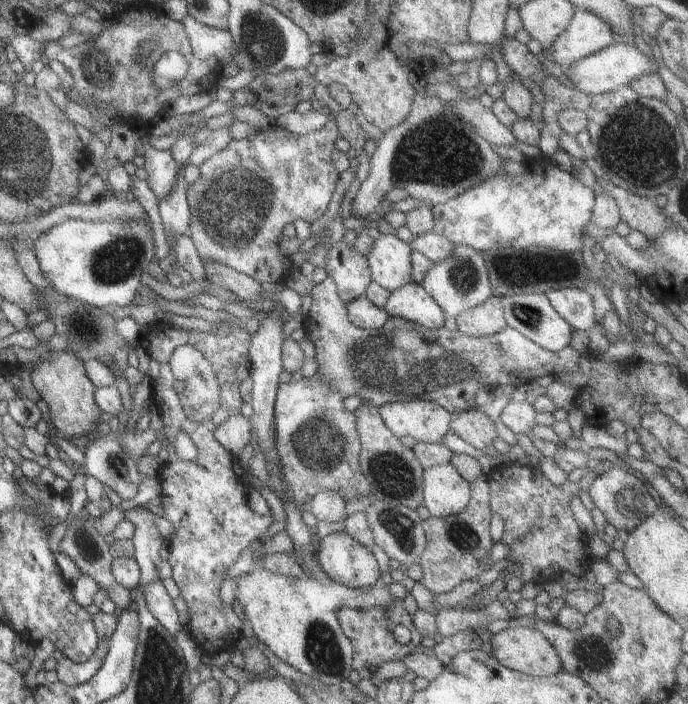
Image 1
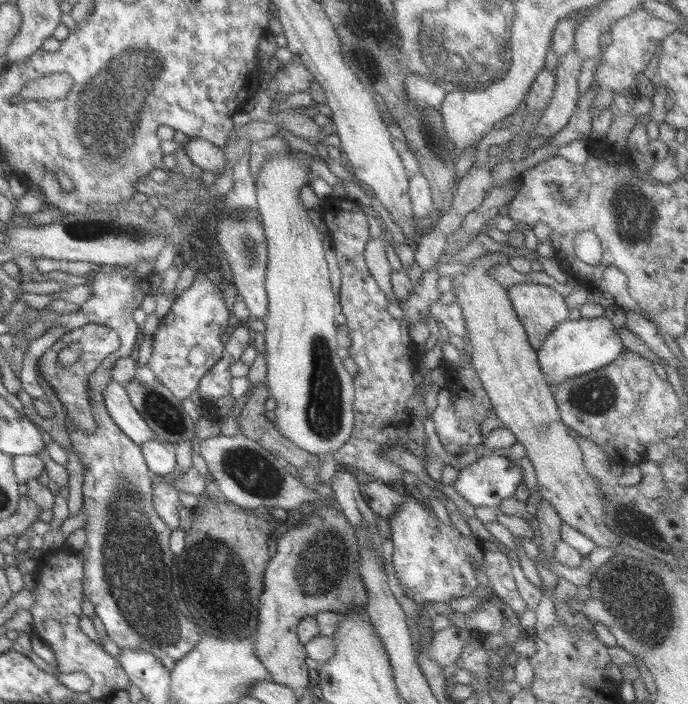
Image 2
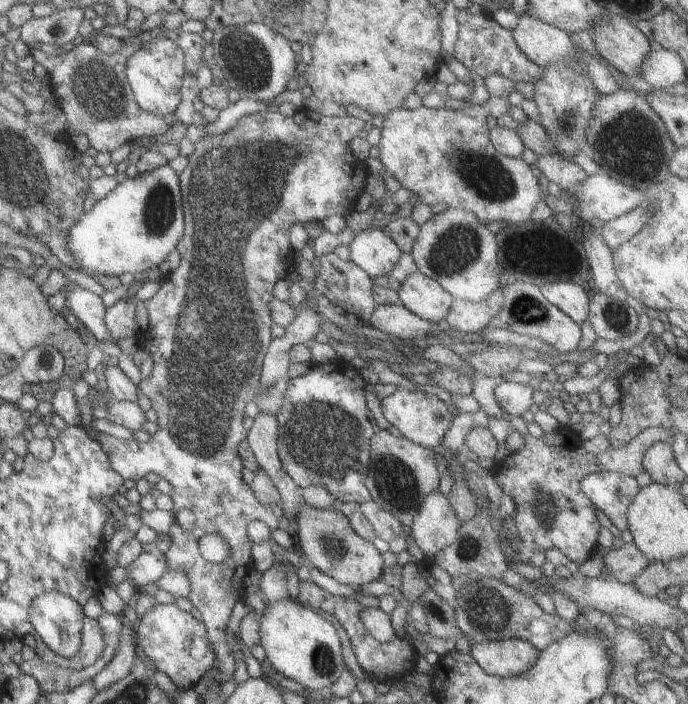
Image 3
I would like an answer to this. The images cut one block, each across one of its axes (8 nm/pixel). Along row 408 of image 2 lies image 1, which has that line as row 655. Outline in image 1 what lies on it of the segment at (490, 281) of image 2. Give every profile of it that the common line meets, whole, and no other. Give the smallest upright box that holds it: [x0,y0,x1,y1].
[488,627,562,677]

